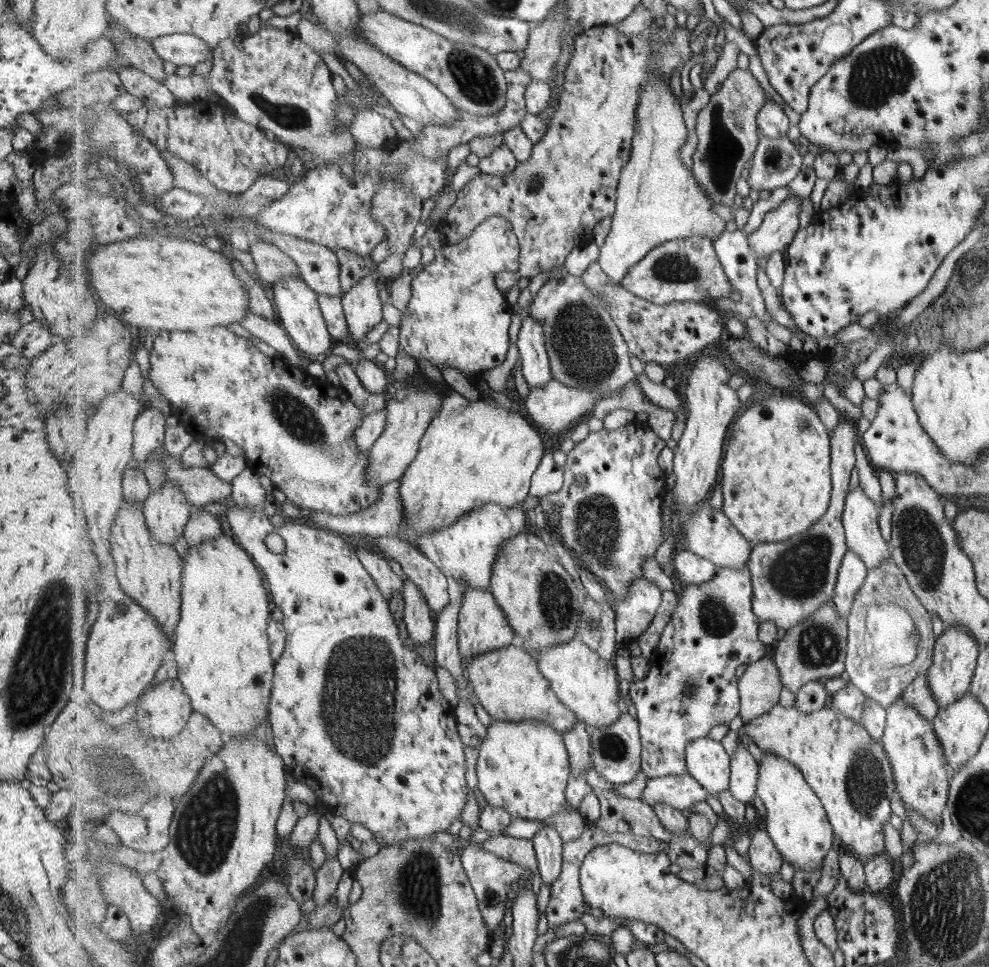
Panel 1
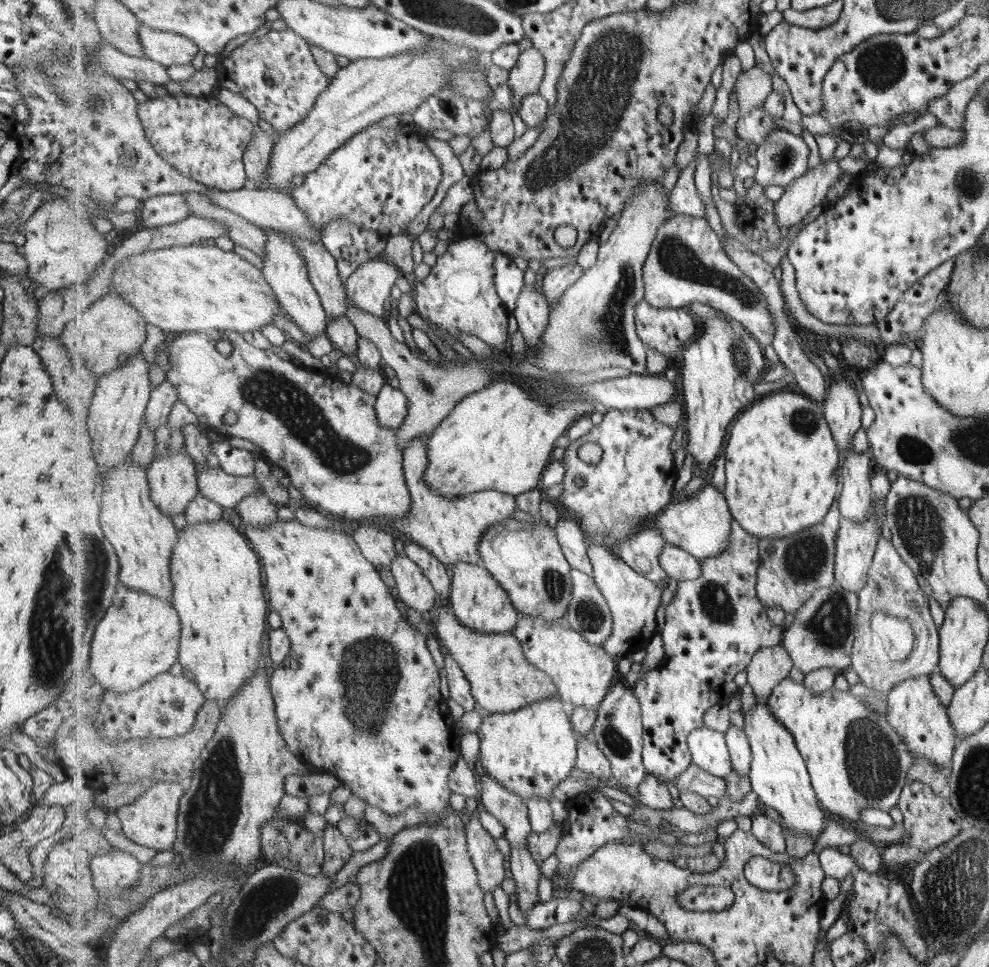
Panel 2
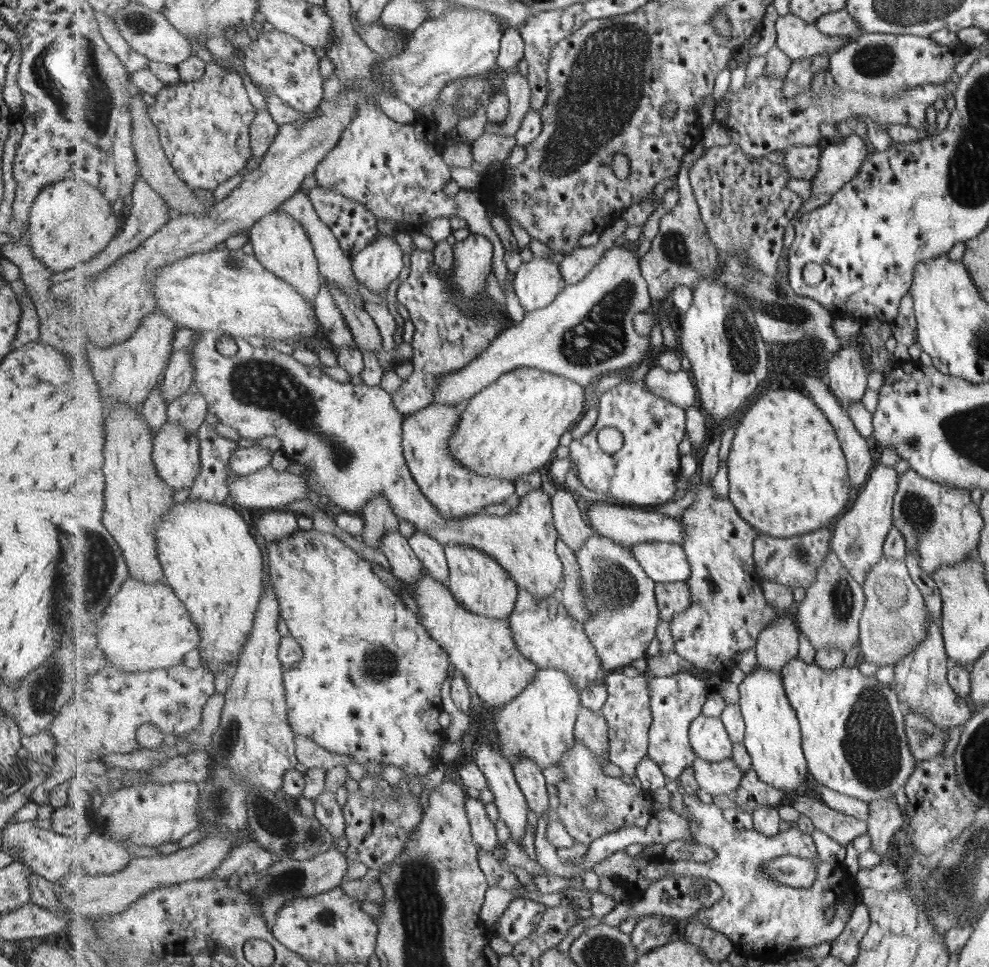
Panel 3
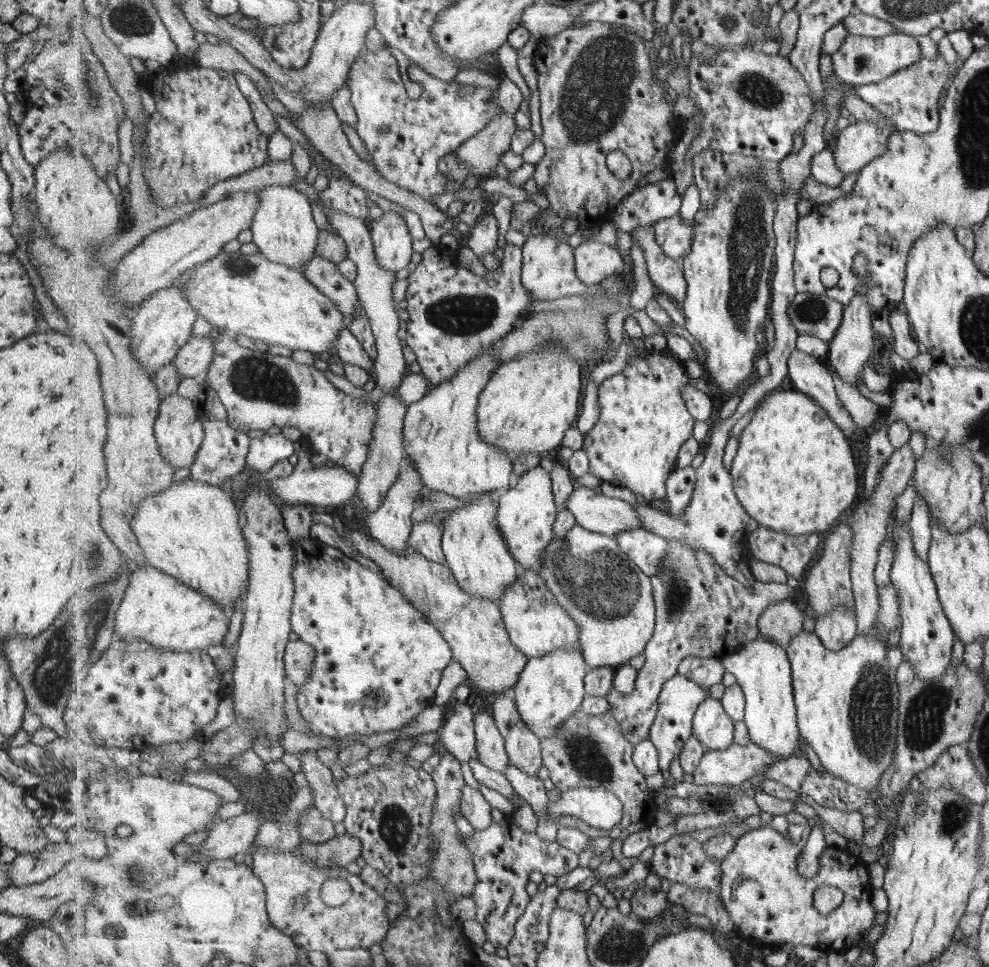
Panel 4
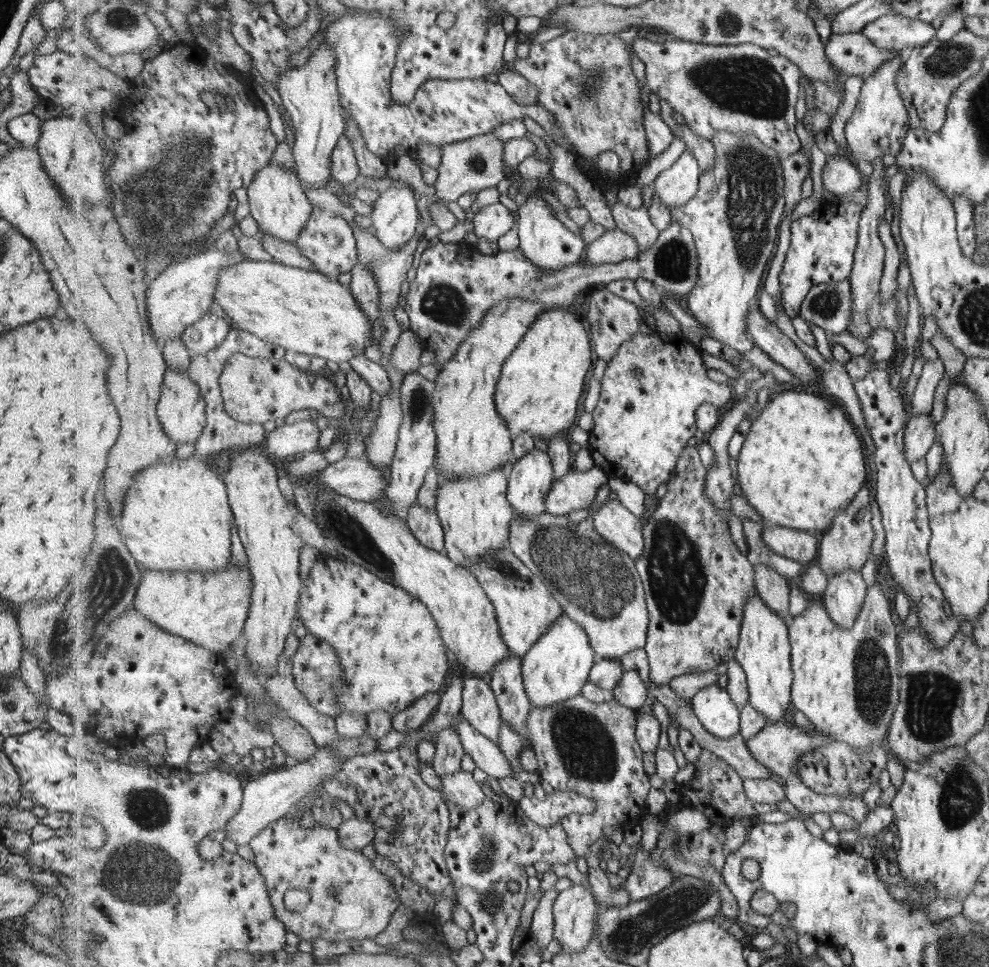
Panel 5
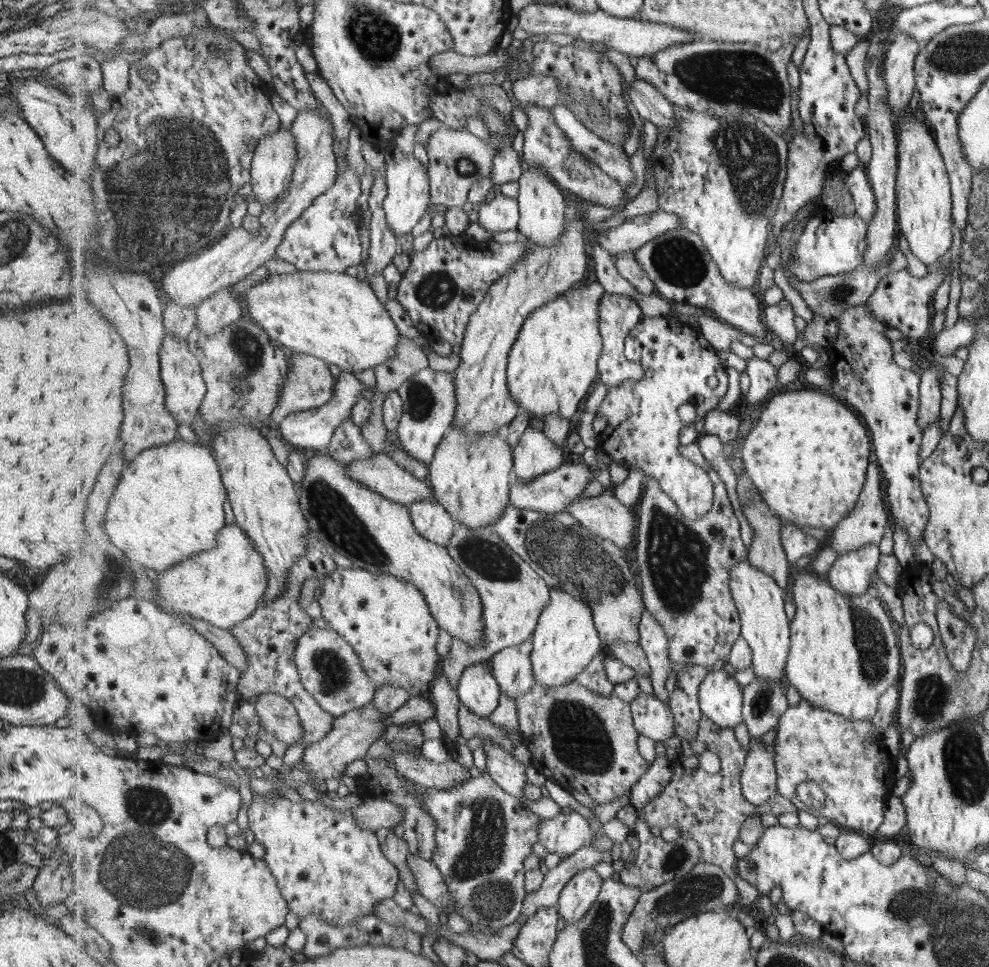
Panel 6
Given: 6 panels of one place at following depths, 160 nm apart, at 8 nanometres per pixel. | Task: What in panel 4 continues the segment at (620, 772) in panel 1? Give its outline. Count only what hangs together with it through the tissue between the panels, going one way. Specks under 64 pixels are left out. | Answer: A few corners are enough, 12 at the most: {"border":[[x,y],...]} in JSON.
{"border":[[669,540],[652,576],[656,629],[635,689],[607,698],[649,738],[664,684],[689,656],[722,660],[760,635],[789,584],[729,576]]}

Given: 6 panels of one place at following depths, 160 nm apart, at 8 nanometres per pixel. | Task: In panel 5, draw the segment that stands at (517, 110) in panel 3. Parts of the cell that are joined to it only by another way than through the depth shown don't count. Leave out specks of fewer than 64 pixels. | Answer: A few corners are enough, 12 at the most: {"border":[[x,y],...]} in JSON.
{"border":[[492,132],[441,148],[440,202],[507,178],[505,142]]}

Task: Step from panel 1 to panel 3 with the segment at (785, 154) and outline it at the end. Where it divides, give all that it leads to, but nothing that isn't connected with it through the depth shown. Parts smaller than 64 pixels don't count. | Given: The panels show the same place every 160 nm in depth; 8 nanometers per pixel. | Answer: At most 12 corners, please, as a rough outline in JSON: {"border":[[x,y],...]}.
{"border":[[824,145],[784,148],[790,178],[811,181]]}

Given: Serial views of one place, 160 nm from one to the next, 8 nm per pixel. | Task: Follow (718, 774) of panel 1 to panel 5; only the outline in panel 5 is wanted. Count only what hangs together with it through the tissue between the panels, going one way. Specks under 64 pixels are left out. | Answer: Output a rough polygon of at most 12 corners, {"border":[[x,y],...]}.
{"border":[[706,686],[692,707],[704,727],[729,740],[740,733],[742,709],[726,687]]}

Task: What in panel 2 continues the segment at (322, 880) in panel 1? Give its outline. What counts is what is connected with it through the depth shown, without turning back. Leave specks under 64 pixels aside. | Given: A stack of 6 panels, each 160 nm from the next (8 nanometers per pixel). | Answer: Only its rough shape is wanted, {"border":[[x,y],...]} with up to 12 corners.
{"border":[[337,825],[324,829],[321,874],[335,875],[351,860],[353,848]]}

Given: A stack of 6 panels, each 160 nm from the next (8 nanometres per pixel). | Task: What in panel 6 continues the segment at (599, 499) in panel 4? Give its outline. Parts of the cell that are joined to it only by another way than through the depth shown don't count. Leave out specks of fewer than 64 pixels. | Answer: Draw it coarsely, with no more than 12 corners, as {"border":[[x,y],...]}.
{"border":[[564,463],[529,482],[514,477],[511,505],[567,513],[596,474]]}

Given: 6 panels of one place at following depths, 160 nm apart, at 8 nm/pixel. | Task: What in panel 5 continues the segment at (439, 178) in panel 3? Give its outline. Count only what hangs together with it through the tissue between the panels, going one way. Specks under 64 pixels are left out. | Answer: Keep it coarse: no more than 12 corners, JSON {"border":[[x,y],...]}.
{"border":[[348,8],[322,33],[338,56],[343,110],[371,153],[441,149],[527,117],[541,103],[484,78],[426,80],[392,95],[404,34]]}

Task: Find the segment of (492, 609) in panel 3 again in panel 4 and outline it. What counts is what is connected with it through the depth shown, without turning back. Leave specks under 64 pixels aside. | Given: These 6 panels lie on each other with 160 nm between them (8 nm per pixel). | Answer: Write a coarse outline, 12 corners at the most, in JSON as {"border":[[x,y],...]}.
{"border":[[498,495],[453,509],[442,546],[470,595],[498,602],[519,564]]}

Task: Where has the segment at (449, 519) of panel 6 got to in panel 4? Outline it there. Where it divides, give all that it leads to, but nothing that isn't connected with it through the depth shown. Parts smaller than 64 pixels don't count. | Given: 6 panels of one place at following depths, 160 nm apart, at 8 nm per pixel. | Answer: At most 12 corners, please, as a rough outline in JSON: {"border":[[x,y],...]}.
{"border":[[435,521],[414,523],[409,546],[446,563],[444,531]]}

